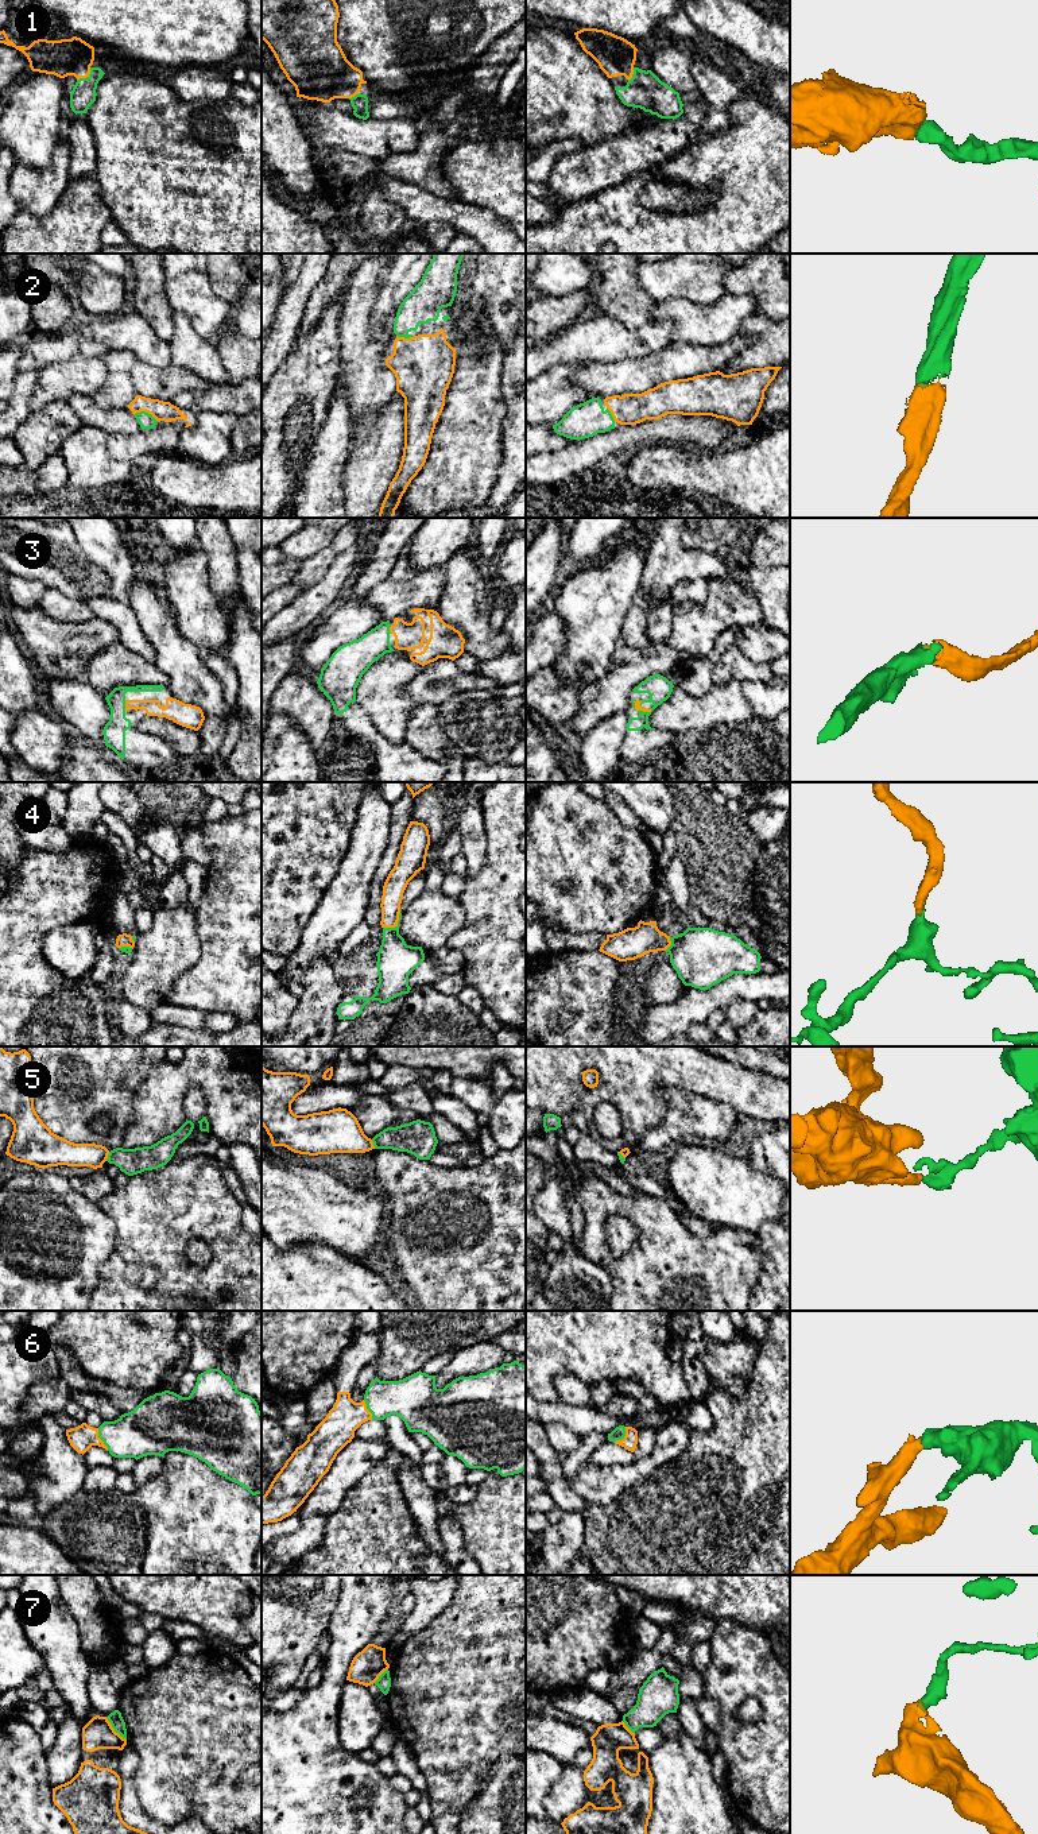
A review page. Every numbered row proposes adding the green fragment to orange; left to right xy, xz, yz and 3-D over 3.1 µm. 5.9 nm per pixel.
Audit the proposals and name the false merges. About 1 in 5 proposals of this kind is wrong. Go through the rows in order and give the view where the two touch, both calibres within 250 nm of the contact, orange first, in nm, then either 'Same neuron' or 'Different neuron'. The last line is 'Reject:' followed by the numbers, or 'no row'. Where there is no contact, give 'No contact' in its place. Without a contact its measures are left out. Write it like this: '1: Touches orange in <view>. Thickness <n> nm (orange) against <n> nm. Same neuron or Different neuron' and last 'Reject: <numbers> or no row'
1: Touches orange in xy. Thickness 220 nm (orange) against 150 nm. Same neuron
2: Touches orange in xy. Thickness 120 nm (orange) against 90 nm. Same neuron
3: Touches orange in xy. Thickness 100 nm (orange) against 130 nm. Same neuron
4: Touches orange in xz. Thickness 130 nm (orange) against 220 nm. Same neuron
5: Touches orange in xy. Thickness 140 nm (orange) against 160 nm. Different neuron
6: Touches orange in xy. Thickness 150 nm (orange) against 280 nm. Same neuron
7: Touches orange in xy. Thickness 180 nm (orange) against 80 nm. Different neuron
Reject: 5, 7

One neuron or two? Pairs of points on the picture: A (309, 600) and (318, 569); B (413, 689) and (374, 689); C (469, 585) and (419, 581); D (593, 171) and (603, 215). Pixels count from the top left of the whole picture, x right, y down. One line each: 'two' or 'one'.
A: two
B: two
C: two
D: two

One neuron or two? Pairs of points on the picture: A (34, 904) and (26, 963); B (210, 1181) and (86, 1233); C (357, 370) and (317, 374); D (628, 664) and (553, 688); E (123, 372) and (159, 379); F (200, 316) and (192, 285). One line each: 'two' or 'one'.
A: one
B: two
C: two
D: two
E: two
F: one

